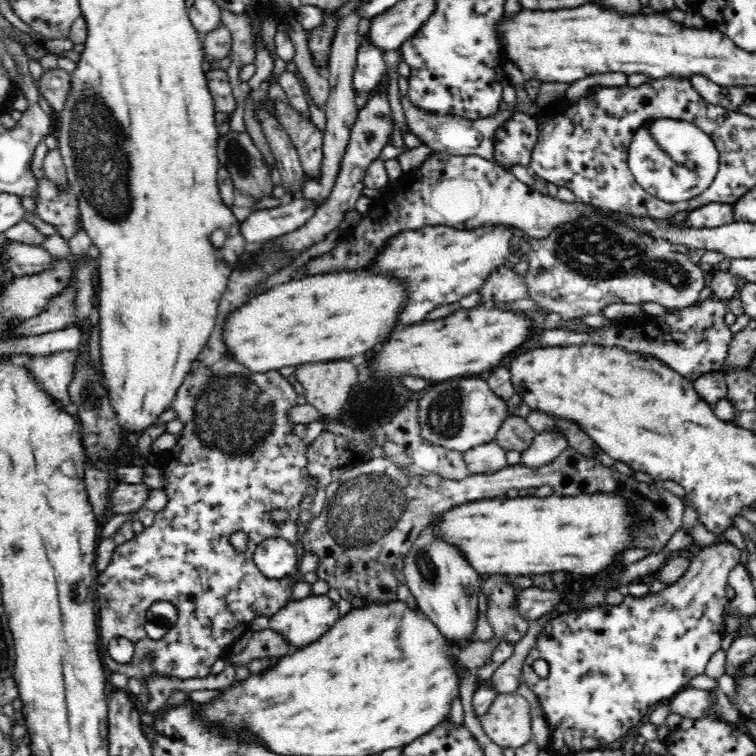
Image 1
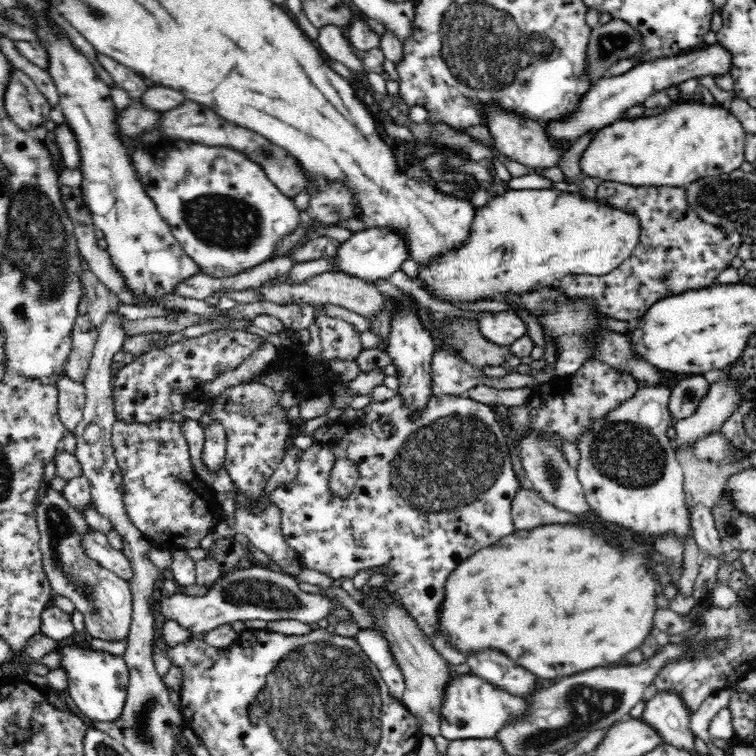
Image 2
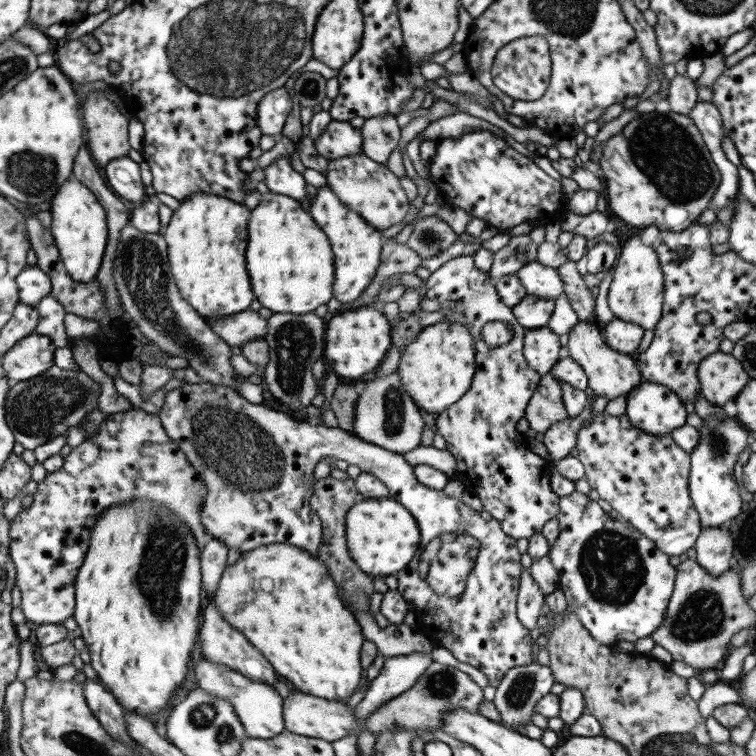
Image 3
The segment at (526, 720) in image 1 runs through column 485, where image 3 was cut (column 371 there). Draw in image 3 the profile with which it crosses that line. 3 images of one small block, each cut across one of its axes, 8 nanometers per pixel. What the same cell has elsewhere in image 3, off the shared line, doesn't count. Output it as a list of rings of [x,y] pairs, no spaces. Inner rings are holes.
[[[433,661],[429,667],[425,668],[425,672],[413,682],[413,686],[409,690],[405,690],[399,696],[395,696],[393,700],[381,704],[373,714],[369,714],[367,720],[359,726],[359,732],[367,729],[377,738],[377,735],[385,729],[395,729],[395,727],[417,732],[424,732],[427,727],[435,730],[439,728],[441,715],[445,711],[461,707],[471,713],[477,713],[481,701],[483,701],[481,688],[467,674],[457,668]]]

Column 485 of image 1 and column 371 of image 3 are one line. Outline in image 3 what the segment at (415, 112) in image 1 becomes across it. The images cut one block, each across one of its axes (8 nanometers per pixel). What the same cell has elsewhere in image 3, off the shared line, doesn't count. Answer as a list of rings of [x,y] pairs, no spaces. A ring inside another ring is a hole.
[[[391,114],[365,119],[360,128],[364,138],[362,153],[377,163],[386,163],[387,157],[399,142],[399,130],[395,116]]]

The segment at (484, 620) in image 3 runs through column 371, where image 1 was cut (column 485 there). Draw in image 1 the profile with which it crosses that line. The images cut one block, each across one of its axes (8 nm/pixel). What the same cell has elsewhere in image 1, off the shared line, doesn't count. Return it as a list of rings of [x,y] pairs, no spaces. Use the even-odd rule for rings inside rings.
[[[496,442],[478,446],[463,454],[470,475],[496,474],[506,468],[506,451]]]

